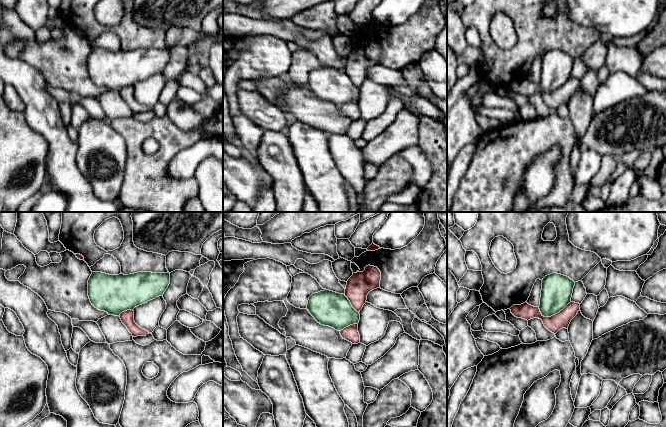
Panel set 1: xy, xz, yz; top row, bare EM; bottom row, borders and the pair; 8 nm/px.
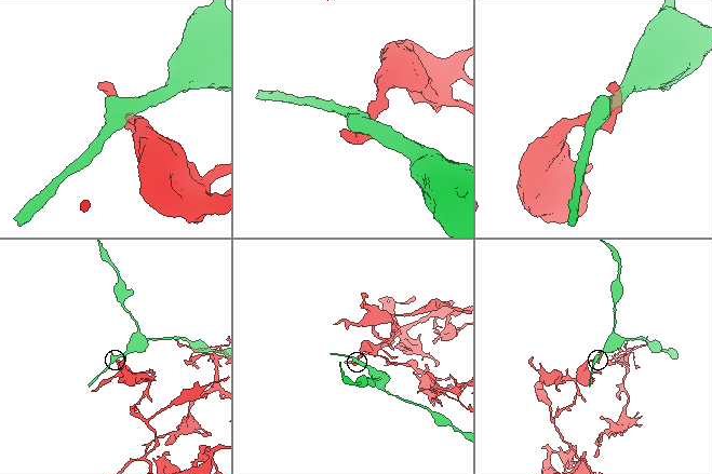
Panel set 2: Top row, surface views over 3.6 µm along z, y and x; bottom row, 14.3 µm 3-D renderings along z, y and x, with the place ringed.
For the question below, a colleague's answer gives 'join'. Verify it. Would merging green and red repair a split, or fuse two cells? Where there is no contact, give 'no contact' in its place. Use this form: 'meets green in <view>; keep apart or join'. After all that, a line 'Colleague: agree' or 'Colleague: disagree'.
meets green in yz; keep apart
Colleague: disagree

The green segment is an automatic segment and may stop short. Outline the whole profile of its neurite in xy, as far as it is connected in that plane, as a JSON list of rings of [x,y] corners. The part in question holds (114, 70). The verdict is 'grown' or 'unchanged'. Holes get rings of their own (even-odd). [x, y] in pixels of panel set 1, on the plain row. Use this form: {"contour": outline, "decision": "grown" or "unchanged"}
{"contour": [[[92,48],[88,56],[91,80],[109,91],[120,92],[127,86],[162,72],[170,60],[170,49],[138,48],[109,51]]], "decision": "unchanged"}

